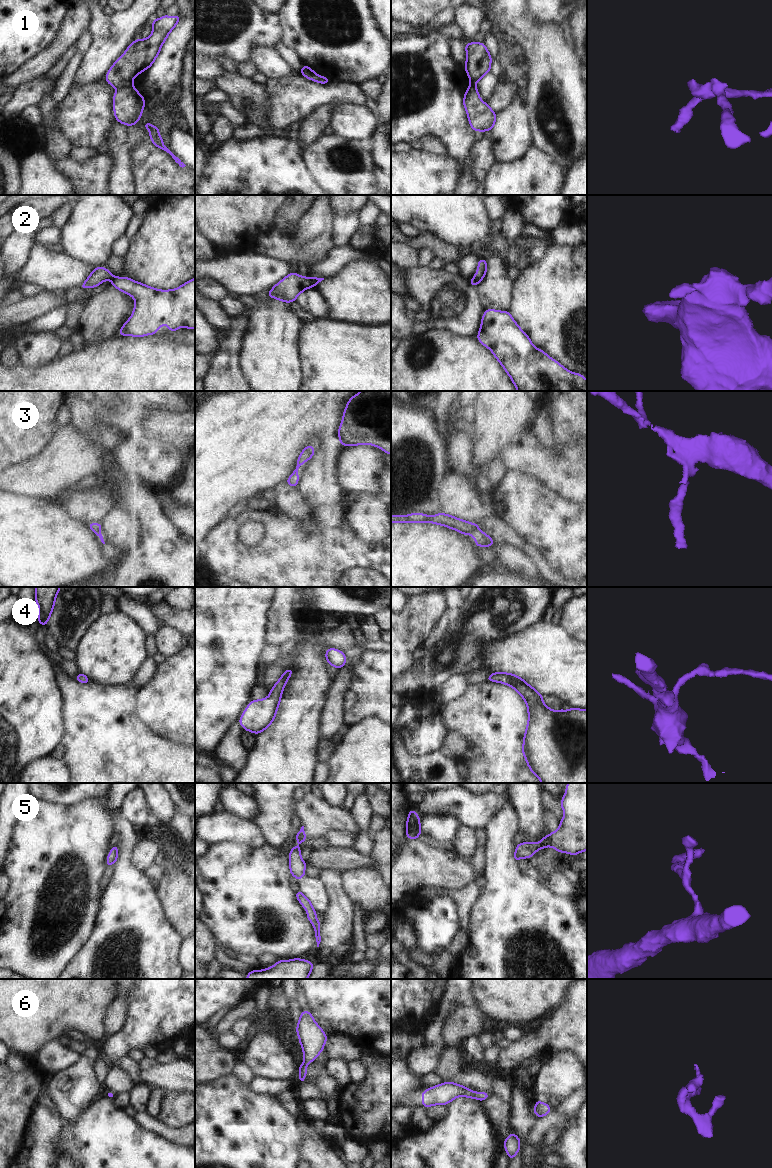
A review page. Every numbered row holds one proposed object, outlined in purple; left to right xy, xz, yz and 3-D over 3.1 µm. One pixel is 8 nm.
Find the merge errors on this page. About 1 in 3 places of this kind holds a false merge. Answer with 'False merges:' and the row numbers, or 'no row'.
False merges: 1, 2

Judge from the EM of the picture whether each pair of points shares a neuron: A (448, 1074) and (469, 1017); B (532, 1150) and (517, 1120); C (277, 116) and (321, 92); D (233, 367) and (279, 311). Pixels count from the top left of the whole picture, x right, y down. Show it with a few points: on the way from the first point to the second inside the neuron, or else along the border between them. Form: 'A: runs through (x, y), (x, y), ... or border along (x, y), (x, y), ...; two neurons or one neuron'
A: runs through (452, 1060), (452, 1034), (455, 1031); one neuron
B: runs through (524, 1144), (523, 1128); one neuron
C: runs through (288, 106), (297, 97), (310, 95); one neuron
D: border along (246, 334), (241, 353), (241, 366), (248, 379); two neurons

